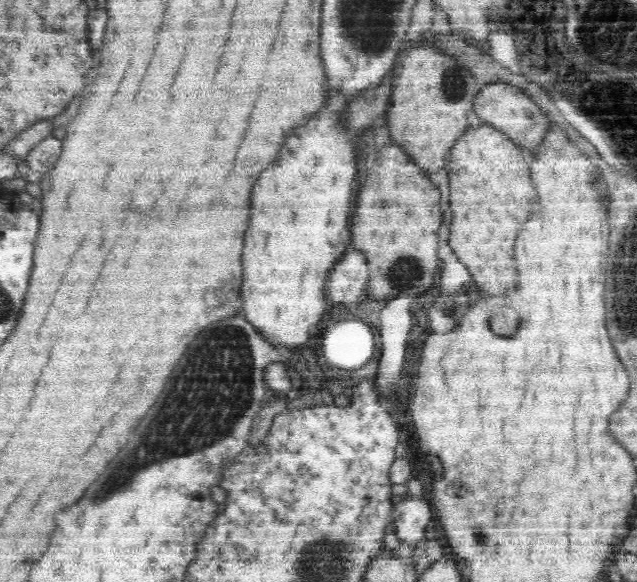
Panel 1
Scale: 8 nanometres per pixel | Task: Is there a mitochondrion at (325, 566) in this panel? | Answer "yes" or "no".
yes

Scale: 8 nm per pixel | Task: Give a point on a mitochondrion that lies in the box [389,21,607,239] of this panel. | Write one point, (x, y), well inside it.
(453, 80)

